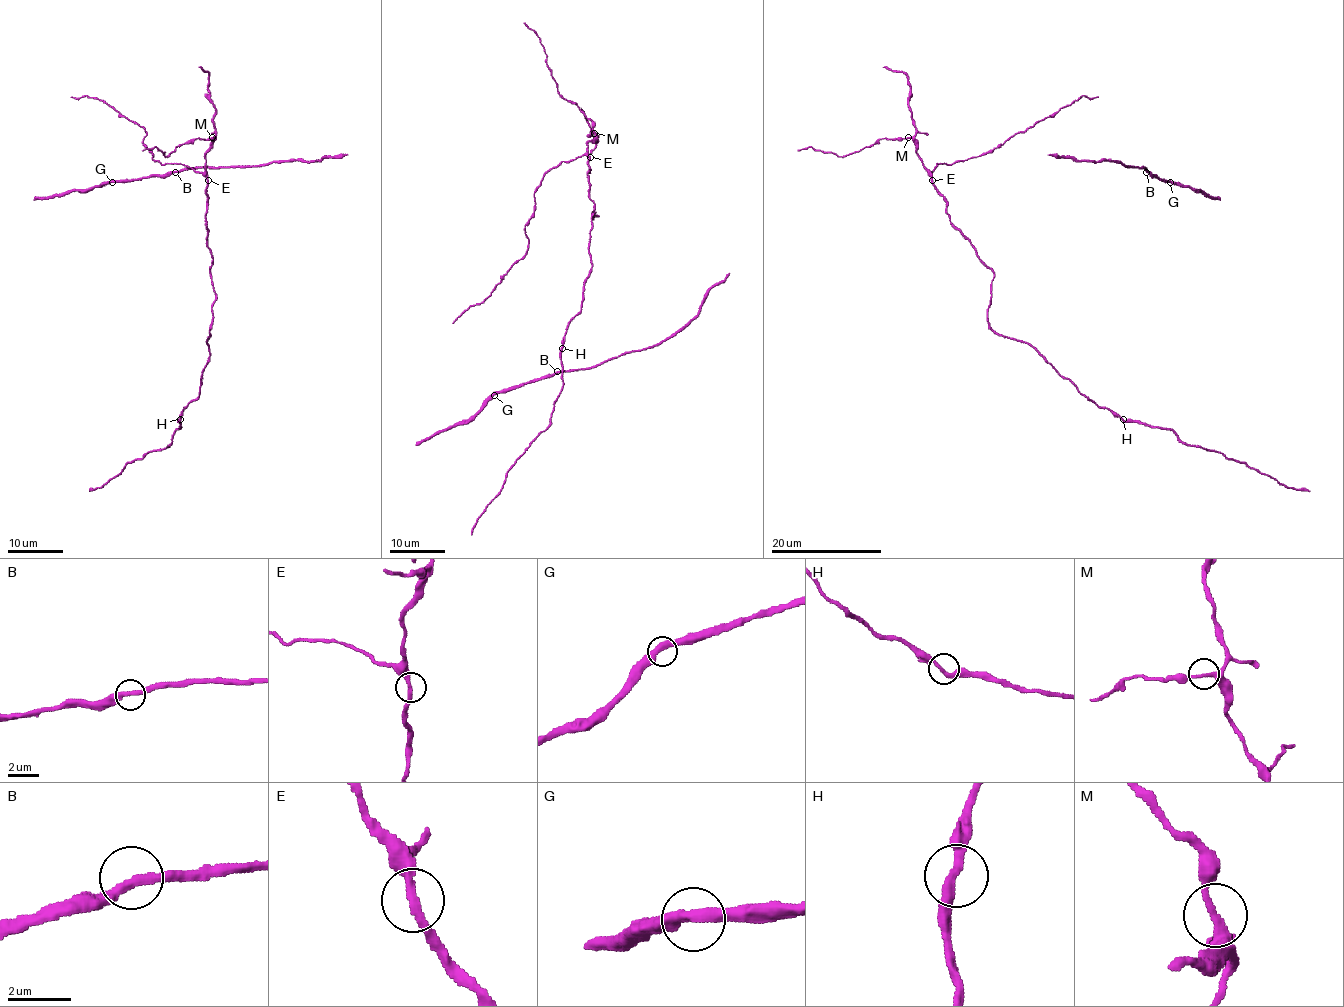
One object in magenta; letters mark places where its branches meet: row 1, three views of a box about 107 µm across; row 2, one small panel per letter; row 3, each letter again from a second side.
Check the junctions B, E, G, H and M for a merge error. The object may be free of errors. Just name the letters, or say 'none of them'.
none of them

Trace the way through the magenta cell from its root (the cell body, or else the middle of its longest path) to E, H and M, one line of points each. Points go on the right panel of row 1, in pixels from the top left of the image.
E: (938, 164), (930, 174), (932, 180)
H: (938, 164), (930, 178), (945, 212), (994, 275), (987, 323), (999, 334), (1029, 343), (1083, 394), (1123, 419)
M: (938, 164), (930, 172), (916, 151), (916, 143), (908, 138)

